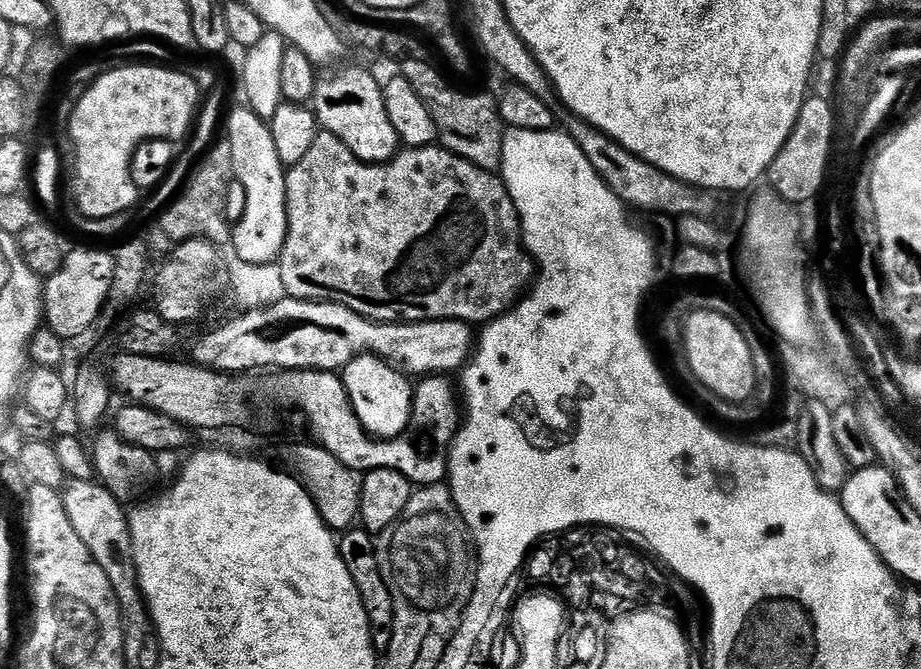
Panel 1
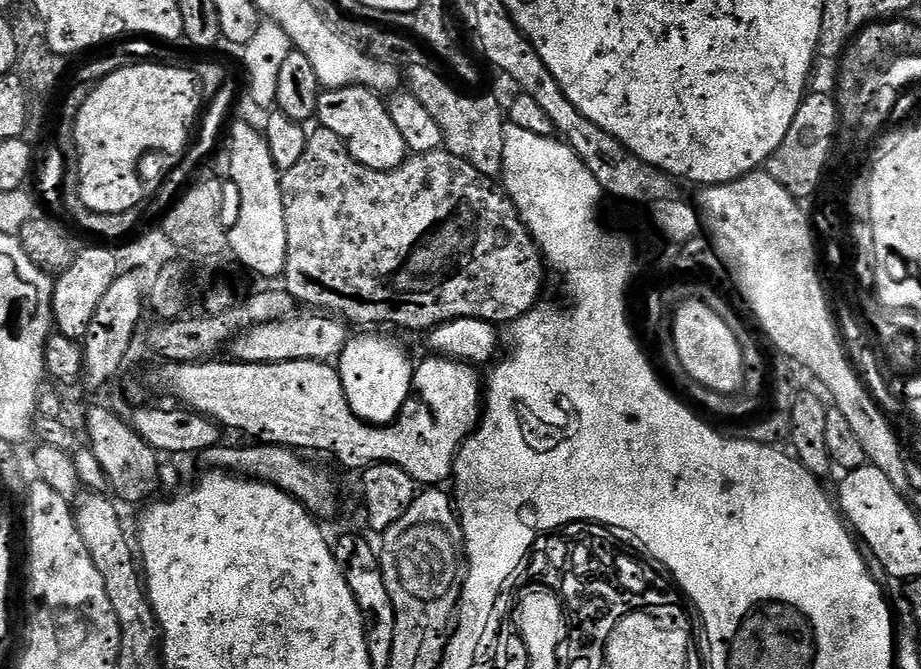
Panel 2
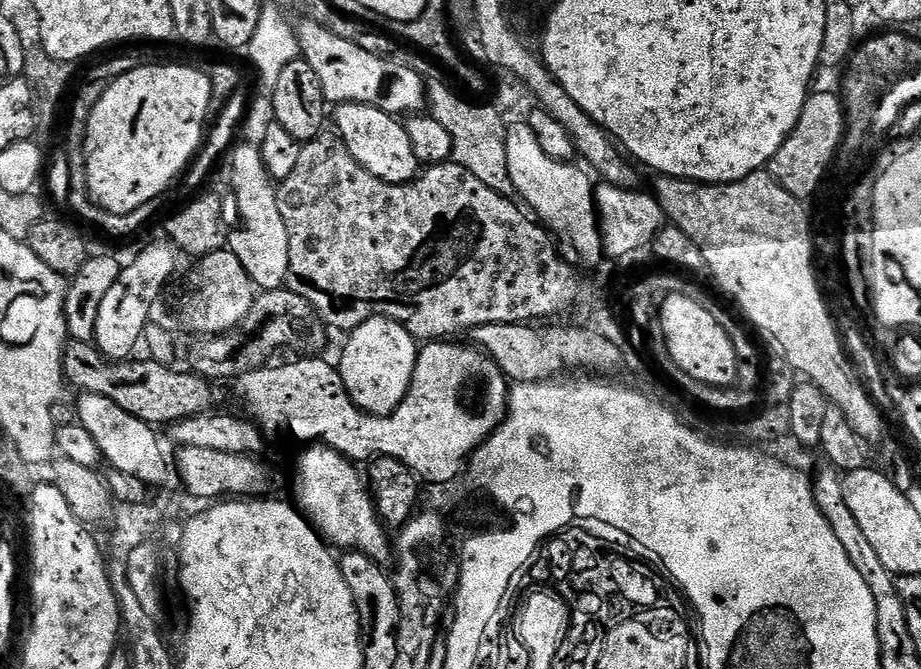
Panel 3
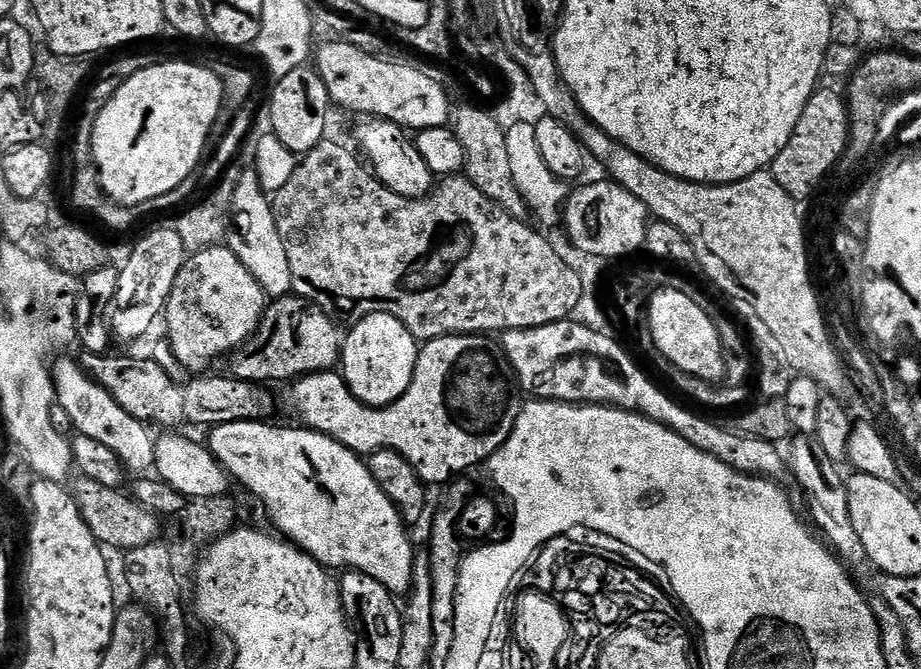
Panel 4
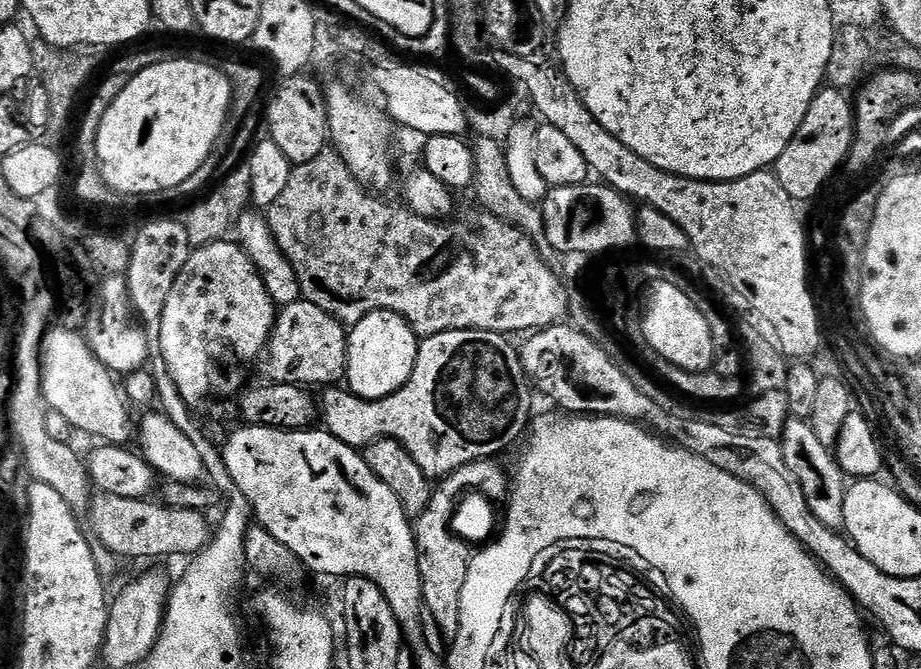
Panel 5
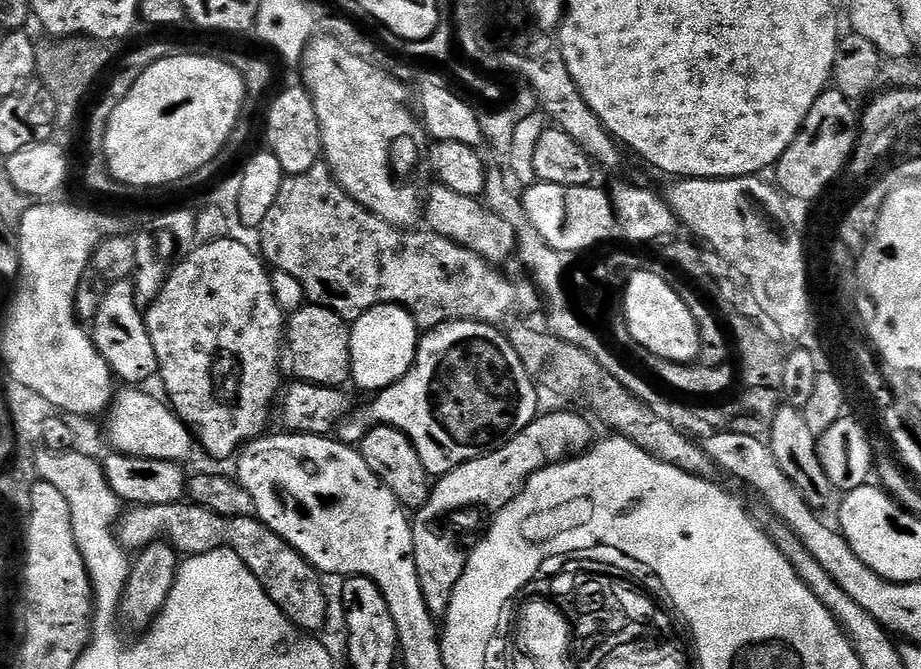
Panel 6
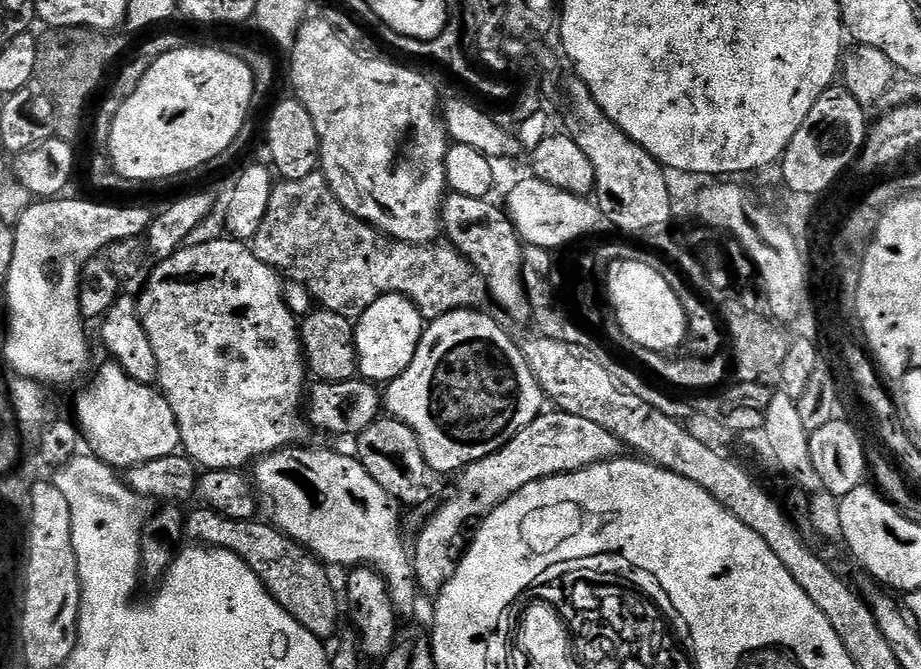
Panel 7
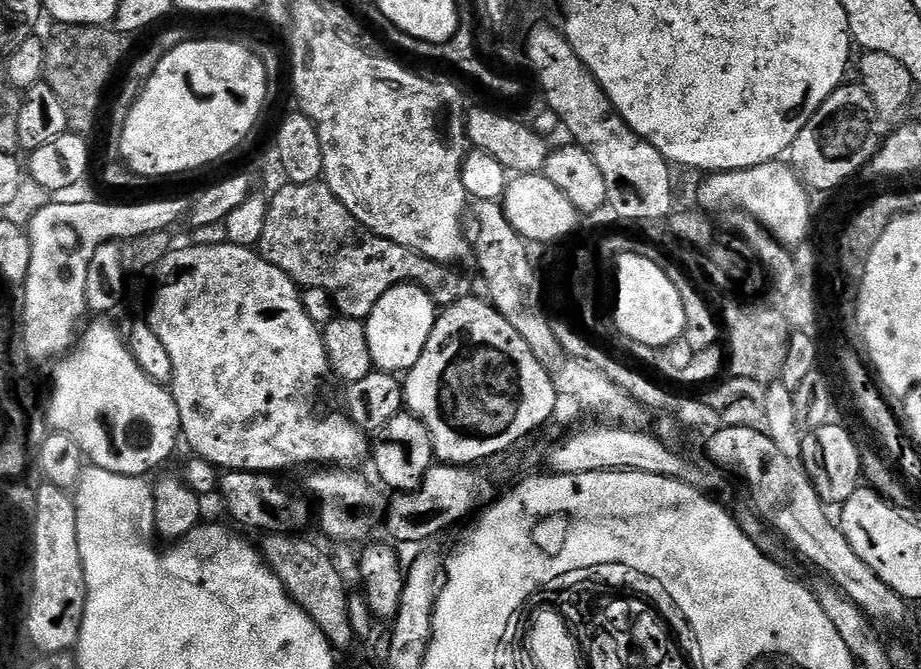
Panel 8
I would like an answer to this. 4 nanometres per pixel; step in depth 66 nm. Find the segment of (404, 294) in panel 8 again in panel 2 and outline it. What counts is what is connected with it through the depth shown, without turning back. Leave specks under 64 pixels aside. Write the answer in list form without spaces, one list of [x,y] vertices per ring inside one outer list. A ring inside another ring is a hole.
[[[353,335],[340,351],[338,371],[350,410],[368,424],[391,424],[412,393],[414,360],[388,336]]]

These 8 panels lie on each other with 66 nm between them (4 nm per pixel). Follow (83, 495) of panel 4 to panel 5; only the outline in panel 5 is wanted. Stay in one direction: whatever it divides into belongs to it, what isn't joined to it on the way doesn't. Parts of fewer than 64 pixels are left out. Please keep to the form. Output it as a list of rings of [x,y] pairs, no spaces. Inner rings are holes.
[[[100,492],[91,501],[90,512],[96,517],[92,520],[91,531],[96,531],[95,539],[105,544],[116,556],[125,556],[128,560],[144,560],[147,556],[161,556],[167,558],[170,555],[192,556],[203,552],[210,539],[210,529],[208,530],[208,520],[203,511],[194,508],[170,508],[163,503],[155,502],[151,504],[151,499],[135,500],[134,498],[120,498],[118,494]]]

